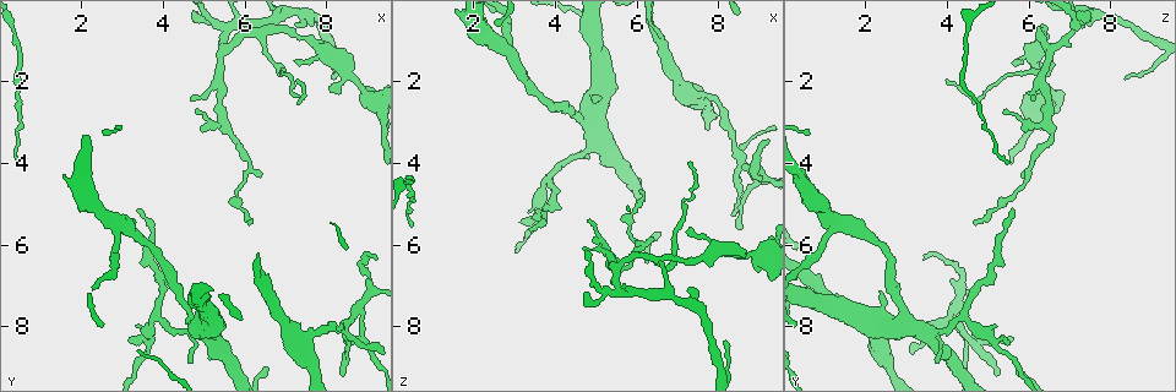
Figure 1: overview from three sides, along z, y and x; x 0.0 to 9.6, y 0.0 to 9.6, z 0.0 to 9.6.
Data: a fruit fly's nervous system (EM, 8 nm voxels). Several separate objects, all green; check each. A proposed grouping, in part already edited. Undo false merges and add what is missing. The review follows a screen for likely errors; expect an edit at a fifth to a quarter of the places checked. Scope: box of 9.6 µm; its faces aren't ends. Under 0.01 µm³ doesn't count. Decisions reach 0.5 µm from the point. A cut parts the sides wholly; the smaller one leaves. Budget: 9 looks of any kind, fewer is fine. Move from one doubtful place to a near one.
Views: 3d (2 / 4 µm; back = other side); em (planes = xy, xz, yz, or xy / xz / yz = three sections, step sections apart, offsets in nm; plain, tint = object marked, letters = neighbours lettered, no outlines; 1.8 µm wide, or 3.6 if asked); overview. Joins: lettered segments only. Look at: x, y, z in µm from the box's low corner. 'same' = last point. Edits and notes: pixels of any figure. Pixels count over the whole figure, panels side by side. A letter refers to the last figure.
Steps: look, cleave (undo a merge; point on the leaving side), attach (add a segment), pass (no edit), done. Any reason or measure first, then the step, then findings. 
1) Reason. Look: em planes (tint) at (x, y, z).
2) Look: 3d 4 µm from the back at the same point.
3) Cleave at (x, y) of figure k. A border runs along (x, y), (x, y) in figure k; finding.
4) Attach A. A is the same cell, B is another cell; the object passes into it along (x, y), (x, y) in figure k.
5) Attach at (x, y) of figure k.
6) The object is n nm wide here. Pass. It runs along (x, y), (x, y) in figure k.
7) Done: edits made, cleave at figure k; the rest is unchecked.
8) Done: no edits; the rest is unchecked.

Branch stops here. Look: 3d 2 µm at (8.50, 8.35, 5.70).

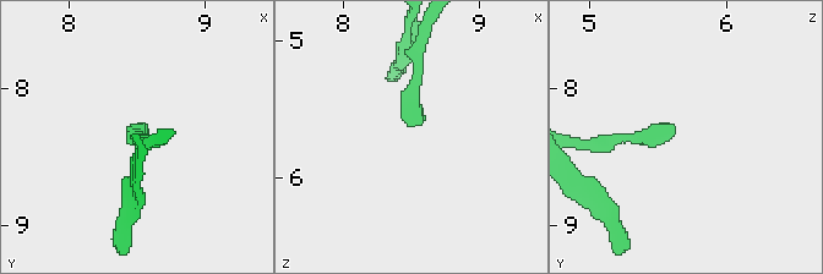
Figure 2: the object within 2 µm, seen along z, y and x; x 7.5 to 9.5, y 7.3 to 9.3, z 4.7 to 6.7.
Need the tissue. Look: em planes (letters) at (8.52, 8.32, 5.66).

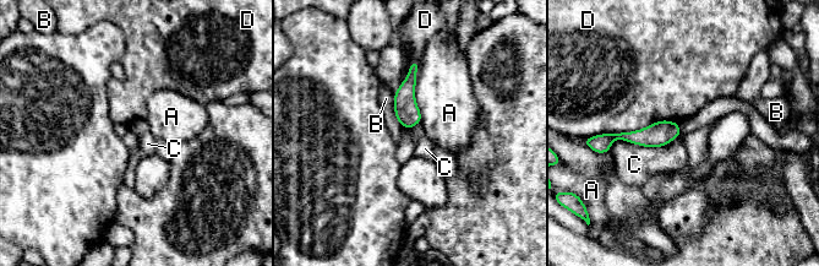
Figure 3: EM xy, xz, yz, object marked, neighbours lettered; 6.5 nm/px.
The object is 160 nm wide here. Pass. A, B, C and D are other cells; a border runs along (680, 135), (609, 151) in figure 3; none of them fits.

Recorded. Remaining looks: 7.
Look: em planes (letters) at (9.05, 7.15, 4.35).

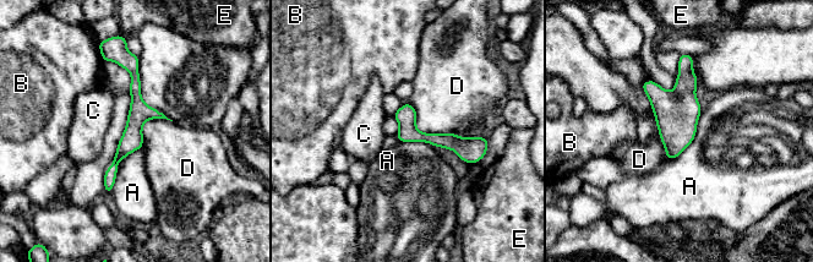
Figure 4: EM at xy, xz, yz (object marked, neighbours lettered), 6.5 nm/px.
Cleave at (110, 174) of figure 4. A, B, C, D and E are other cells; a border runs along (112, 165), (115, 167) in figure 4; two neurons meet here.

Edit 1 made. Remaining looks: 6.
Look: overview.

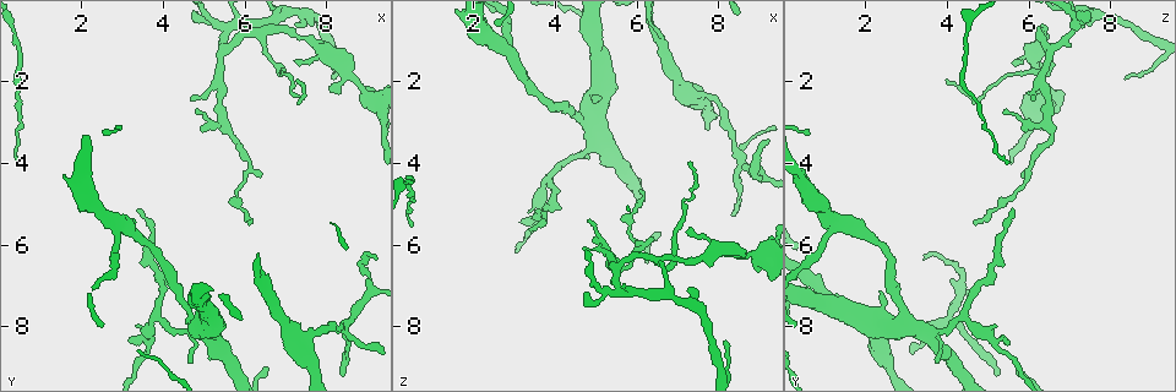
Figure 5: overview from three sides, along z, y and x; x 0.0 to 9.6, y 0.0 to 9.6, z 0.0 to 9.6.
Arms run side by side. Look: em 3.6 µm planes (letters) at (4.90, 8.05, 2.60).

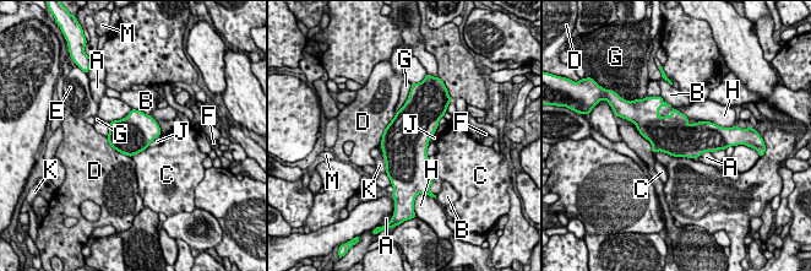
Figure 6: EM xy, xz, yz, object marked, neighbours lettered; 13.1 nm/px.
Pass. A, B, C, D, E, F, G, H, J, K and M are other cells; a border runs along (653, 152), (692, 158) in figure 6; all the same neuron.

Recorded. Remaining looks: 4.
Side arm on a straight run. Look: em xz step 16 (tint) at (7.45, 8.35, 2.30).

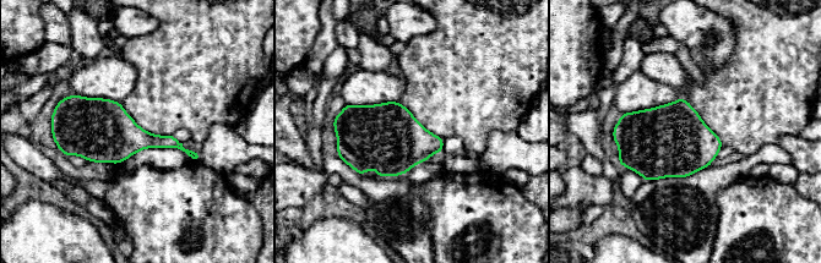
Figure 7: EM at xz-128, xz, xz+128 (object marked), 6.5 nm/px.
Look: em planes (letters) at the same point.

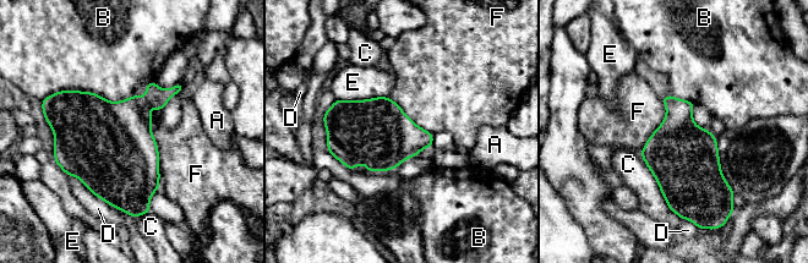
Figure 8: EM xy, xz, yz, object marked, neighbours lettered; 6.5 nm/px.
The object is 440 nm wide here. Pass. A, B, C, D, E and F are other cells; a border runs along (152, 107), (160, 187) in figure 8; all the same neuron.

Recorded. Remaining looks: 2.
Done: edits made, cleave at figure 4; the rest is unchecked.

